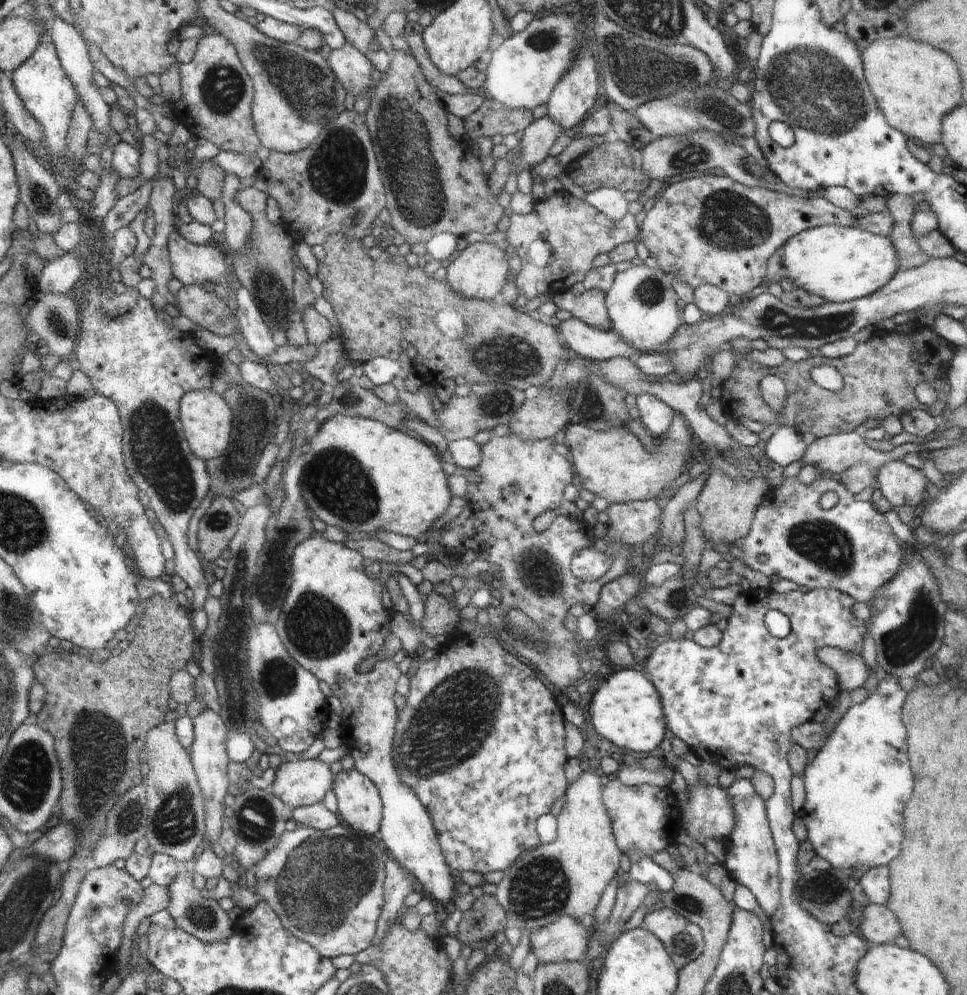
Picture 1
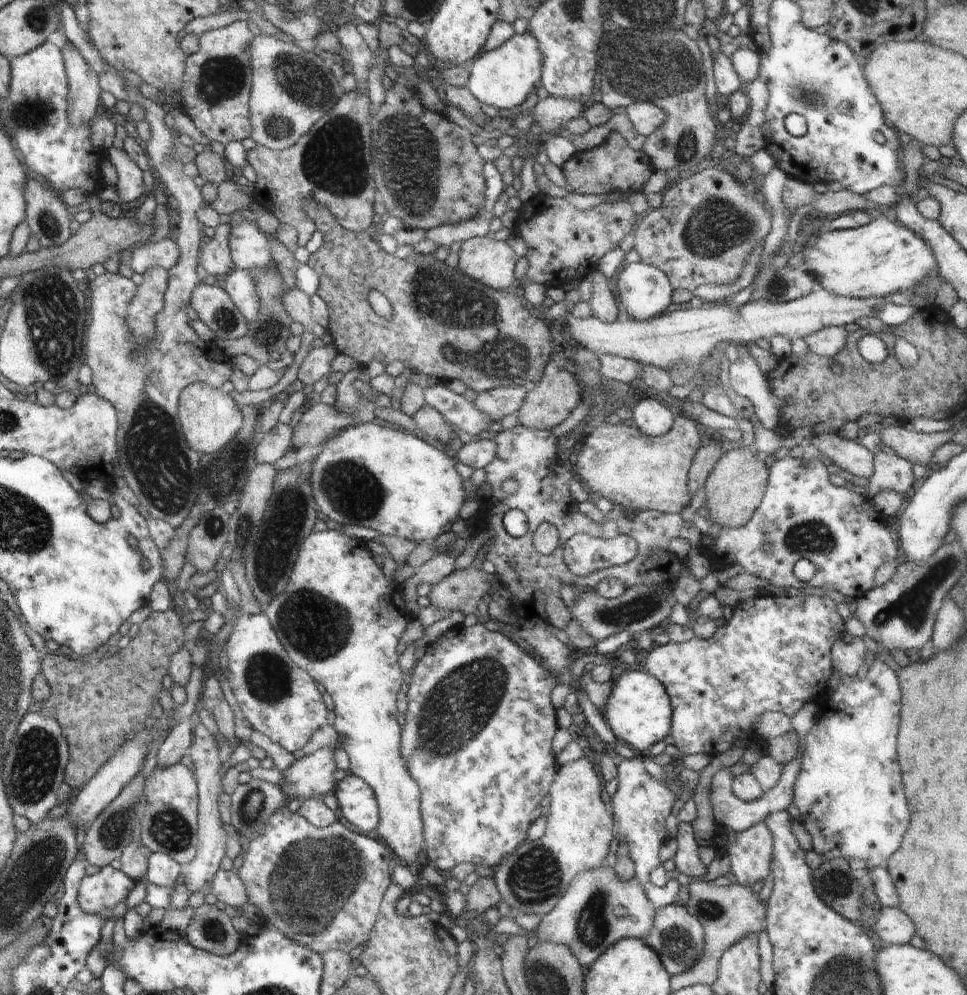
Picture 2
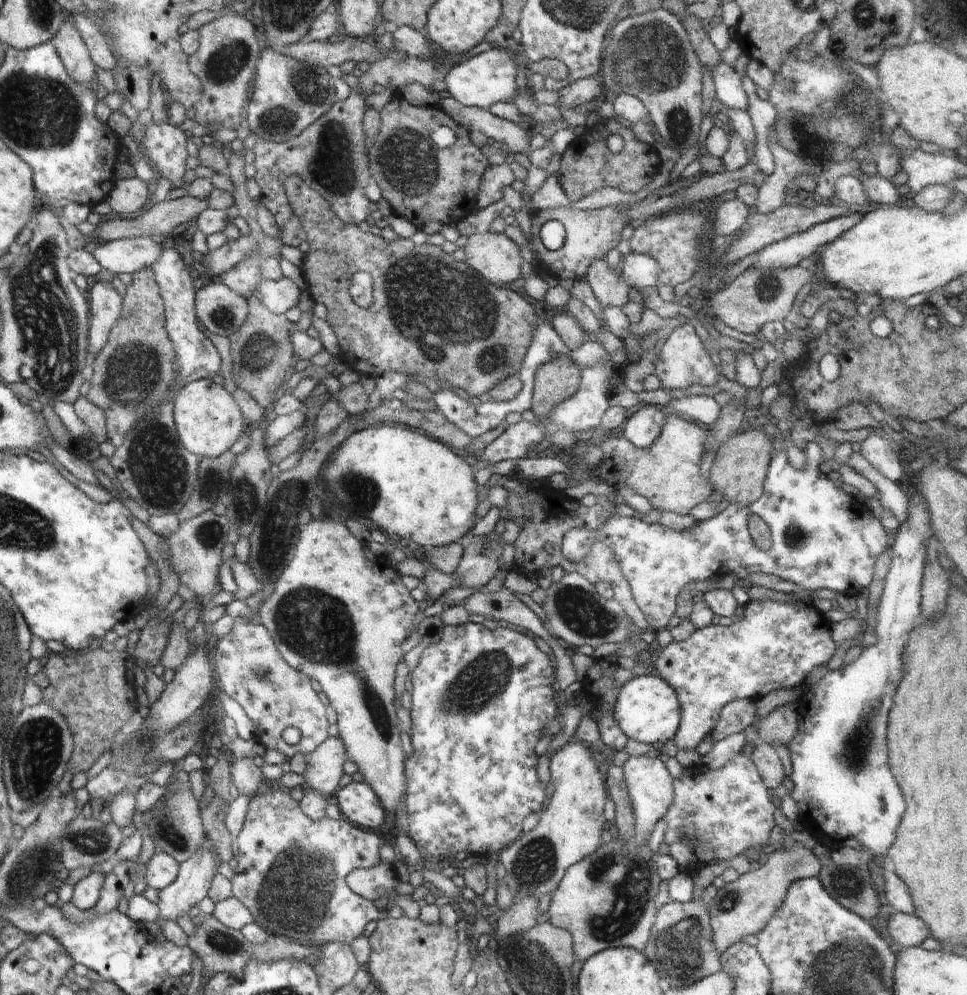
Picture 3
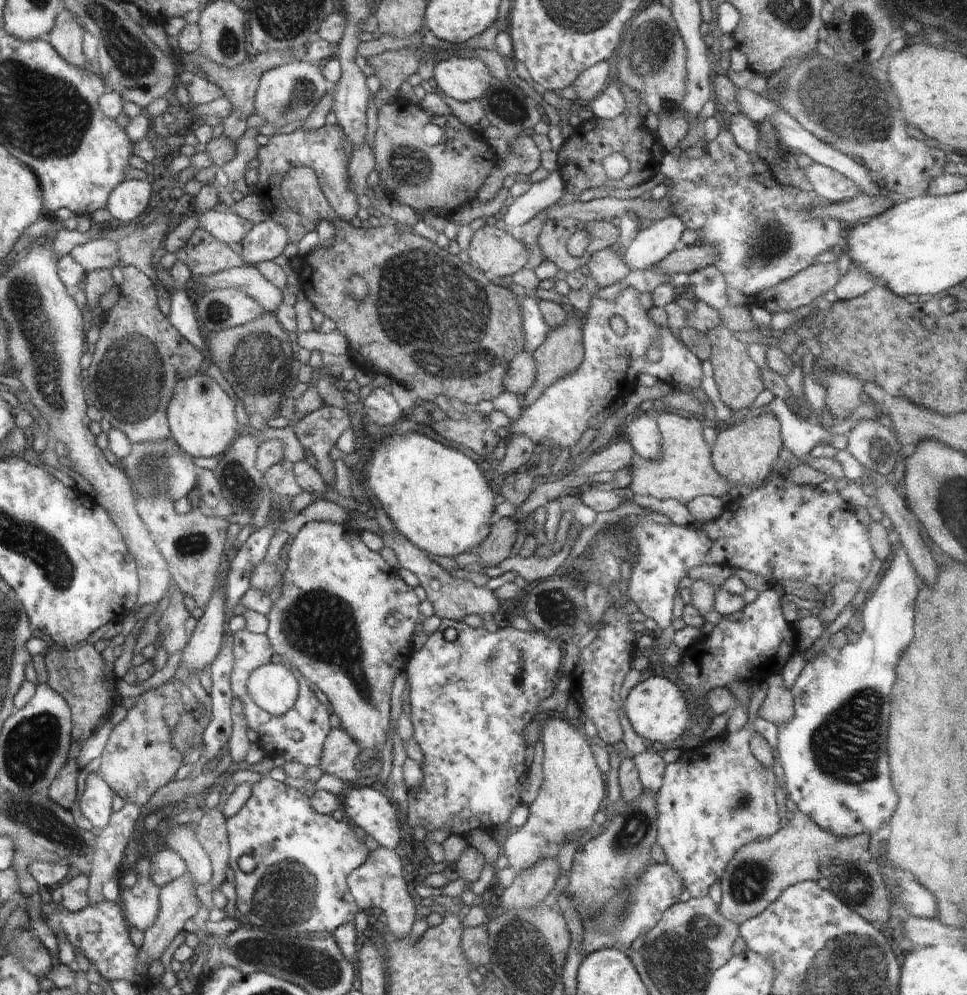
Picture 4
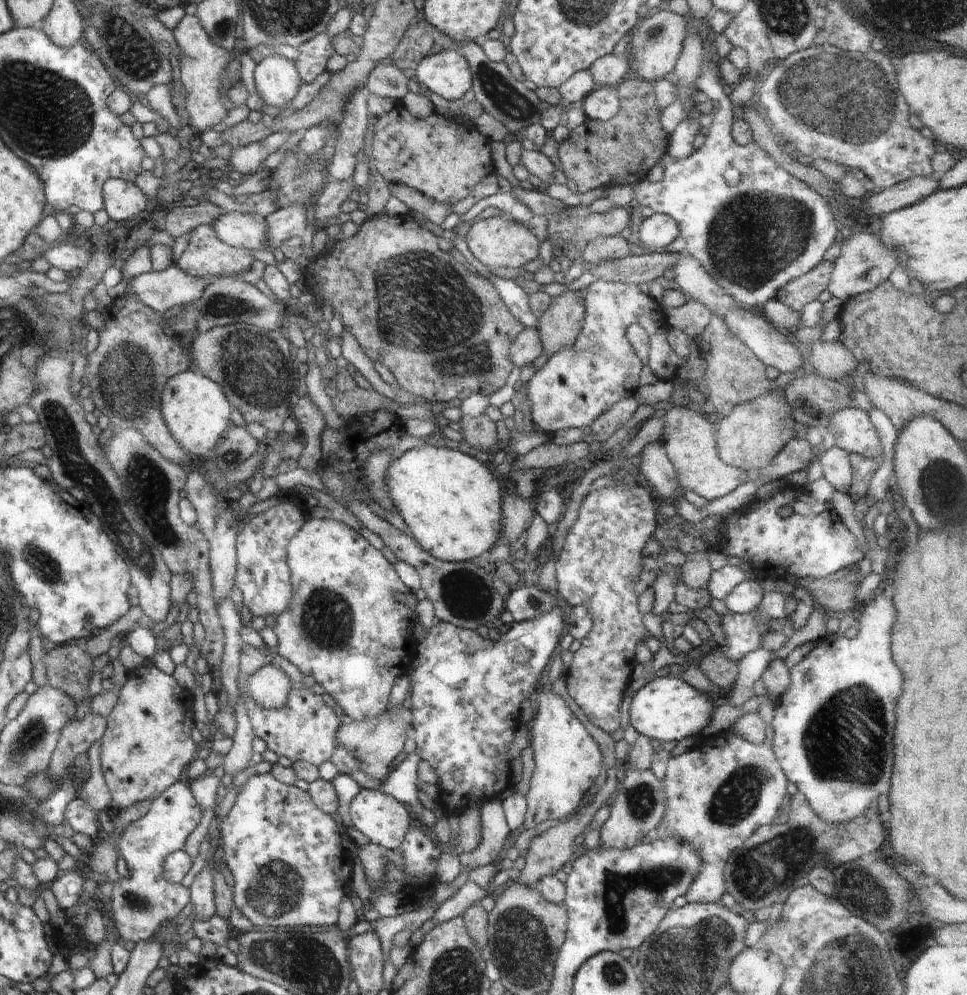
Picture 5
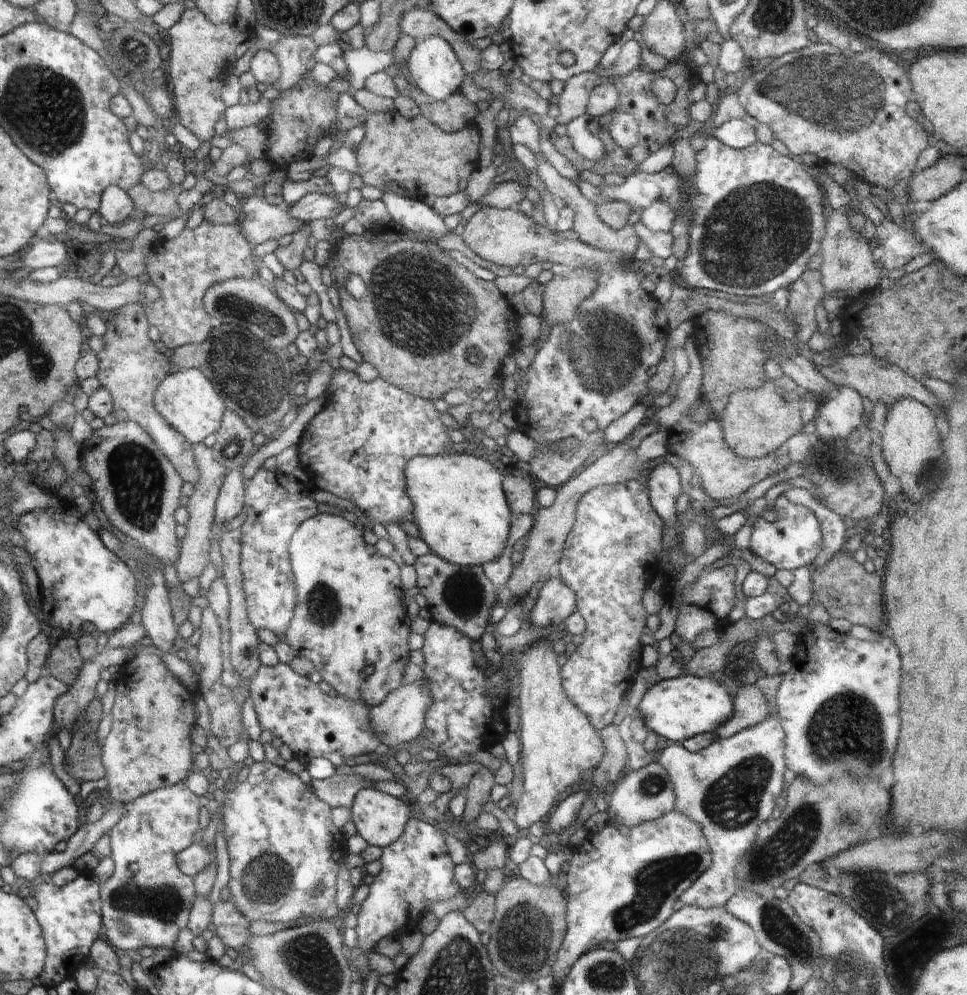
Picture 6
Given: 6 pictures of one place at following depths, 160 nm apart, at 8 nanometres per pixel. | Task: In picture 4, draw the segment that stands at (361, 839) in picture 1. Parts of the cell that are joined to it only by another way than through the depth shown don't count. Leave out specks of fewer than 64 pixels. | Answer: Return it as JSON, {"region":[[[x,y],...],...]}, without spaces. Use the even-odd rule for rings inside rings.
{"region":[[[264,774],[260,782],[251,786],[250,798],[238,814],[226,821],[229,842],[229,867],[234,870],[237,899],[233,909],[238,909],[250,924],[276,929],[288,934],[332,934],[354,917],[362,909],[356,904],[347,885],[347,876],[368,858],[364,841],[356,838],[348,822],[338,822],[332,815],[322,815],[314,808],[308,798],[285,783]],[[243,854],[256,859],[256,870],[246,874],[238,867]]]}

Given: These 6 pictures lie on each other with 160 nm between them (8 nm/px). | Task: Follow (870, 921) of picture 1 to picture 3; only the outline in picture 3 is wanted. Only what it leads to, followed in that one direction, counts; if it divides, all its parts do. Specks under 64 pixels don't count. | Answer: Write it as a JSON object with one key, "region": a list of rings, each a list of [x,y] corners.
{"region":[[[895,912],[887,922],[887,928],[896,944],[903,947],[919,947],[930,936],[928,926],[916,915]]]}

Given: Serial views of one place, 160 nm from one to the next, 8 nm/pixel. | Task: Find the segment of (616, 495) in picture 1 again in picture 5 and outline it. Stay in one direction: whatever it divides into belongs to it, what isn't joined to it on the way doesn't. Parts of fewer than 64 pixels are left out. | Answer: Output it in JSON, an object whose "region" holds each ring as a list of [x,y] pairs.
{"region":[[[674,406],[663,418],[665,426],[661,443],[669,460],[673,462],[678,484],[681,485],[681,493],[691,490],[707,501],[714,501],[729,495],[750,479],[751,473],[747,470],[727,464],[723,458],[718,458],[712,424],[704,418],[696,406],[683,408]]]}

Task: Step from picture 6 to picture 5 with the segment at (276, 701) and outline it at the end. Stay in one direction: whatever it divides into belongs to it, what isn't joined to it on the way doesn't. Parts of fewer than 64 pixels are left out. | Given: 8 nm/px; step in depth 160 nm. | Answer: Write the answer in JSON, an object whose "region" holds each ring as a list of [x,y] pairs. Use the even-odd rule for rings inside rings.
{"region":[[[242,643],[240,652],[237,686],[240,696],[248,708],[248,719],[254,735],[268,745],[268,750],[274,752],[278,757],[289,758],[292,763],[301,760],[319,767],[323,762],[331,762],[338,769],[338,774],[346,775],[364,768],[365,765],[362,764],[360,756],[357,756],[352,750],[346,750],[346,746],[338,744],[338,728],[340,728],[338,716],[324,704],[324,700],[318,694],[314,694],[312,688],[302,682],[303,677],[300,670],[288,660],[281,658],[272,649],[268,649],[266,652],[269,654],[265,655],[264,650],[256,650],[250,644],[245,643]],[[268,663],[280,668],[290,678],[290,686],[292,686],[290,694],[286,698],[286,704],[282,708],[274,708],[274,710],[258,706],[246,691],[247,678],[250,678],[250,674],[254,674],[256,670],[260,670],[265,665],[268,666]]]}

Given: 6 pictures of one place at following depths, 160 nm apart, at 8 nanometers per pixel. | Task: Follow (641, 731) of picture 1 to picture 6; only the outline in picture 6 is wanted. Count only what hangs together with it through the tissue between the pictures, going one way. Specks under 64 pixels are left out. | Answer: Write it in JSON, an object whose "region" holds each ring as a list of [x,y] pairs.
{"region":[[[682,675],[673,679],[658,678],[656,683],[649,684],[647,691],[638,702],[637,711],[641,714],[647,729],[663,736],[666,740],[673,740],[674,743],[682,743],[697,734],[712,732],[714,728],[721,728],[732,716],[732,702],[728,694],[724,692],[718,682],[710,680],[708,676],[699,677],[694,675]]]}

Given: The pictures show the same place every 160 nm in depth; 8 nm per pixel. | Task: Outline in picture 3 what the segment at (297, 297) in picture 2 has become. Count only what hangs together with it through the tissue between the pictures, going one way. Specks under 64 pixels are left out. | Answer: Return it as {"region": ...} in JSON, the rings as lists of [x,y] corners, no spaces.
{"region":[[[282,277],[277,281],[262,278],[250,297],[258,297],[265,307],[277,315],[285,315],[297,306],[301,290],[292,280]]]}

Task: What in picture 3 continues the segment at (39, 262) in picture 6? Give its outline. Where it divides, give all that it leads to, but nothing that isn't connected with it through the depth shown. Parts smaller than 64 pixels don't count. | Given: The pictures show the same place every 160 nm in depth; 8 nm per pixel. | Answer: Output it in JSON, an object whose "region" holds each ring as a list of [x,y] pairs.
{"region":[[[134,237],[94,246],[90,254],[100,263],[101,268],[117,276],[123,272],[134,274],[152,266],[162,251],[159,239]]]}

